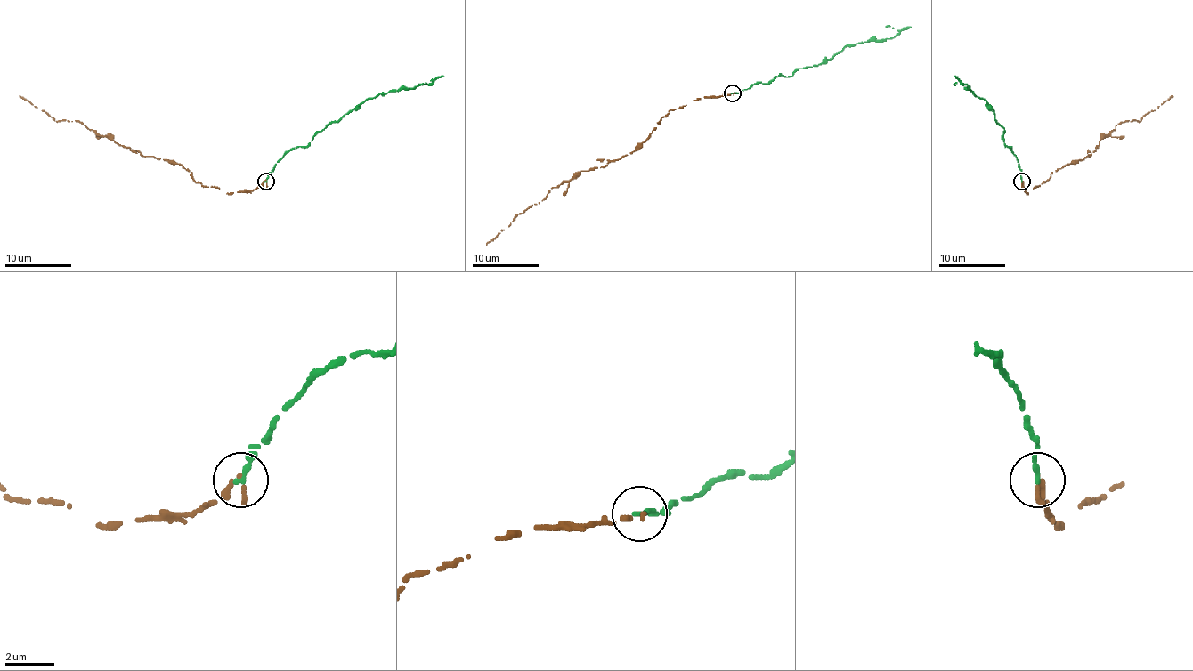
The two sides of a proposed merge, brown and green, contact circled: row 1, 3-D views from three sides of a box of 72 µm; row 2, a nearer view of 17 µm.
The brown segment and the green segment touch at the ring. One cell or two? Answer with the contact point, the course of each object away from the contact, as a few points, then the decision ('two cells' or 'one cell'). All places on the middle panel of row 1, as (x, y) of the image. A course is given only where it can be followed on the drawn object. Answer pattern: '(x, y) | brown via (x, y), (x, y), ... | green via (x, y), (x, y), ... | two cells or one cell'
(733, 93) | brown via (733, 92), (693, 100), (671, 109), (633, 151), (552, 188), (487, 244) | green via (733, 92), (899, 31), (886, 27) | two cells

